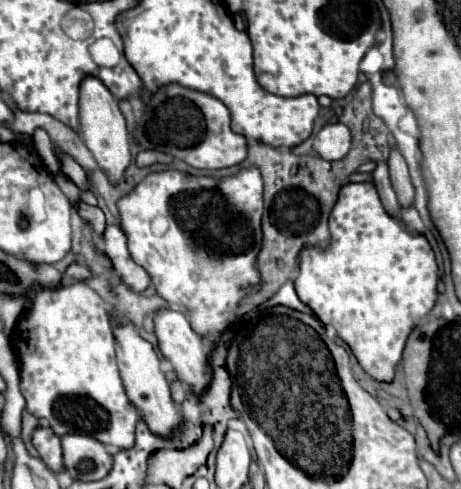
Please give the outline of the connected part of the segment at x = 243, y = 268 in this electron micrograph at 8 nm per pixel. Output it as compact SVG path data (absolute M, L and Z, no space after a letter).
M248 167L248 169L240 169L238 175L230 175L230 177L192 177L192 175L184 175L180 171L166 171L166 173L150 173L140 185L136 185L136 189L126 195L124 199L118 201L118 209L120 209L120 227L126 231L128 235L128 249L130 249L130 255L132 259L142 265L150 277L152 277L152 285L156 287L158 295L162 299L166 299L170 305L184 305L188 309L188 317L190 317L190 325L192 329L200 335L200 337L208 337L212 335L214 337L214 343L220 341L222 333L238 319L236 311L238 311L238 305L240 301L258 291L262 287L262 277L260 277L260 271L256 267L256 257L262 249L262 227L260 227L260 221L262 221L262 211L264 211L264 201L262 201L262 175L260 175L260 169L258 167Z

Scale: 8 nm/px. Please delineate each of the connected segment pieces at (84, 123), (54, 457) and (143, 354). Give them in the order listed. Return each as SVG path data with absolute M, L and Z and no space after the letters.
M86 75L80 83L82 95L78 101L78 109L80 109L80 135L86 143L86 147L90 149L90 153L94 155L98 169L102 169L106 173L106 177L110 179L112 185L118 185L118 181L122 179L124 171L128 169L132 157L130 157L130 139L128 139L128 129L126 129L126 121L124 115L118 109L118 101L116 97L108 91L108 87L94 75Z
M38 427L38 429L34 431L32 443L34 443L34 447L38 449L42 461L48 465L48 469L52 469L54 473L60 473L60 471L64 469L60 437L58 437L56 433L52 433L50 427Z
M130 321L114 323L112 331L114 331L114 341L116 341L116 357L118 357L120 377L124 381L128 399L140 409L150 431L154 431L156 435L162 435L162 437L170 435L176 427L182 425L182 415L180 415L178 405L170 397L170 387L168 387L164 373L160 371L158 355L156 355L152 343L148 343L140 335L136 325L132 325Z

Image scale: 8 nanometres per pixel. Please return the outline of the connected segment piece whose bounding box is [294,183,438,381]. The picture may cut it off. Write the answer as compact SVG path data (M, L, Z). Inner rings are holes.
M348 183L342 187L330 215L330 235L332 243L328 249L302 249L300 275L294 281L296 293L324 325L332 325L338 331L368 375L378 381L392 381L414 323L432 311L438 297L438 265L432 247L426 237L408 233L400 219L384 211L372 183Z

